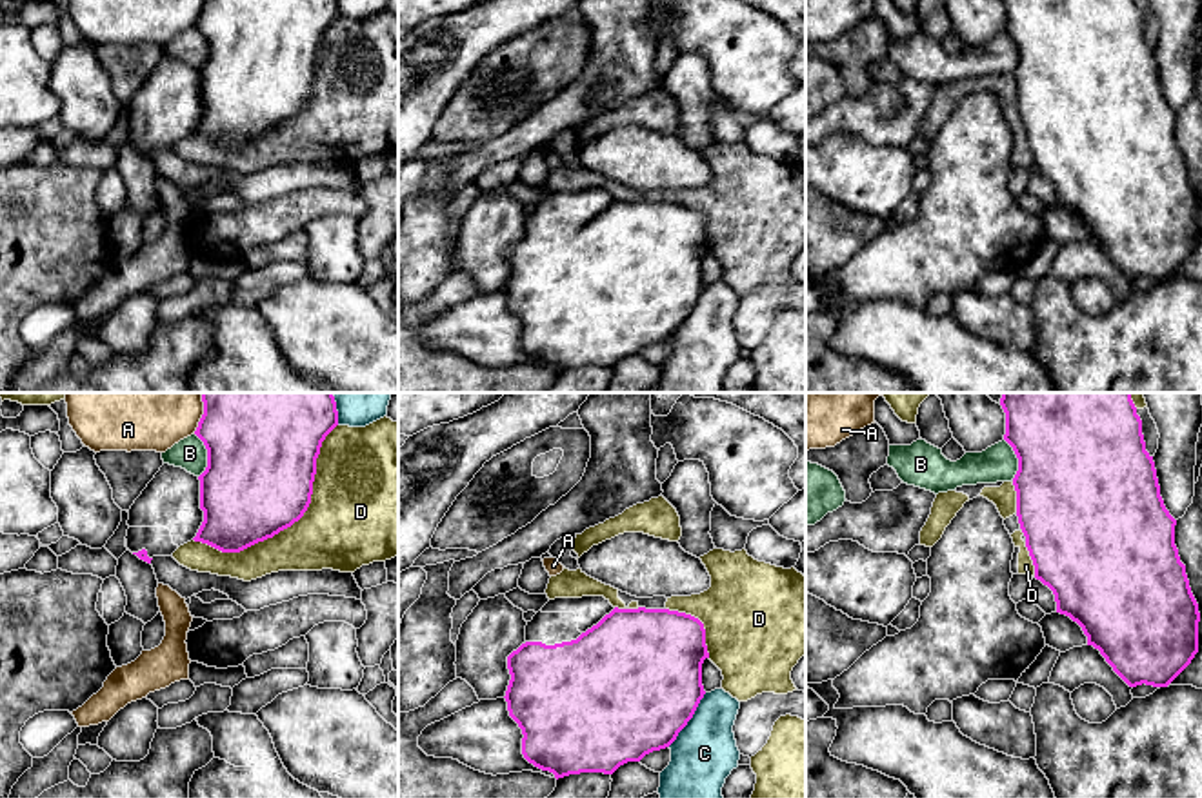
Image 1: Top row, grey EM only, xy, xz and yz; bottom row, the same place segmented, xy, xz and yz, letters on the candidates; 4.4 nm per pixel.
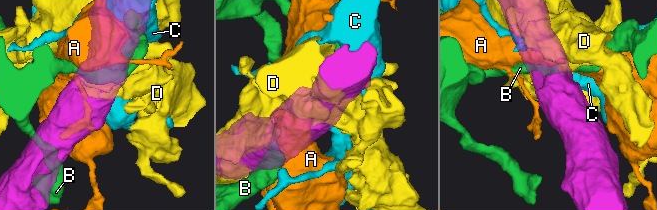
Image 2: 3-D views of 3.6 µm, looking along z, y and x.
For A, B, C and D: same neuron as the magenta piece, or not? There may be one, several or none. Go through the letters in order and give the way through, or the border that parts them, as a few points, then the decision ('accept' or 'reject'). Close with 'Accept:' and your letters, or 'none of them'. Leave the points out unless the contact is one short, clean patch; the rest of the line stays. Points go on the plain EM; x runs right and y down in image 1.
A: reject
B: reject
C: reject
D: reject
Accept: none of them

